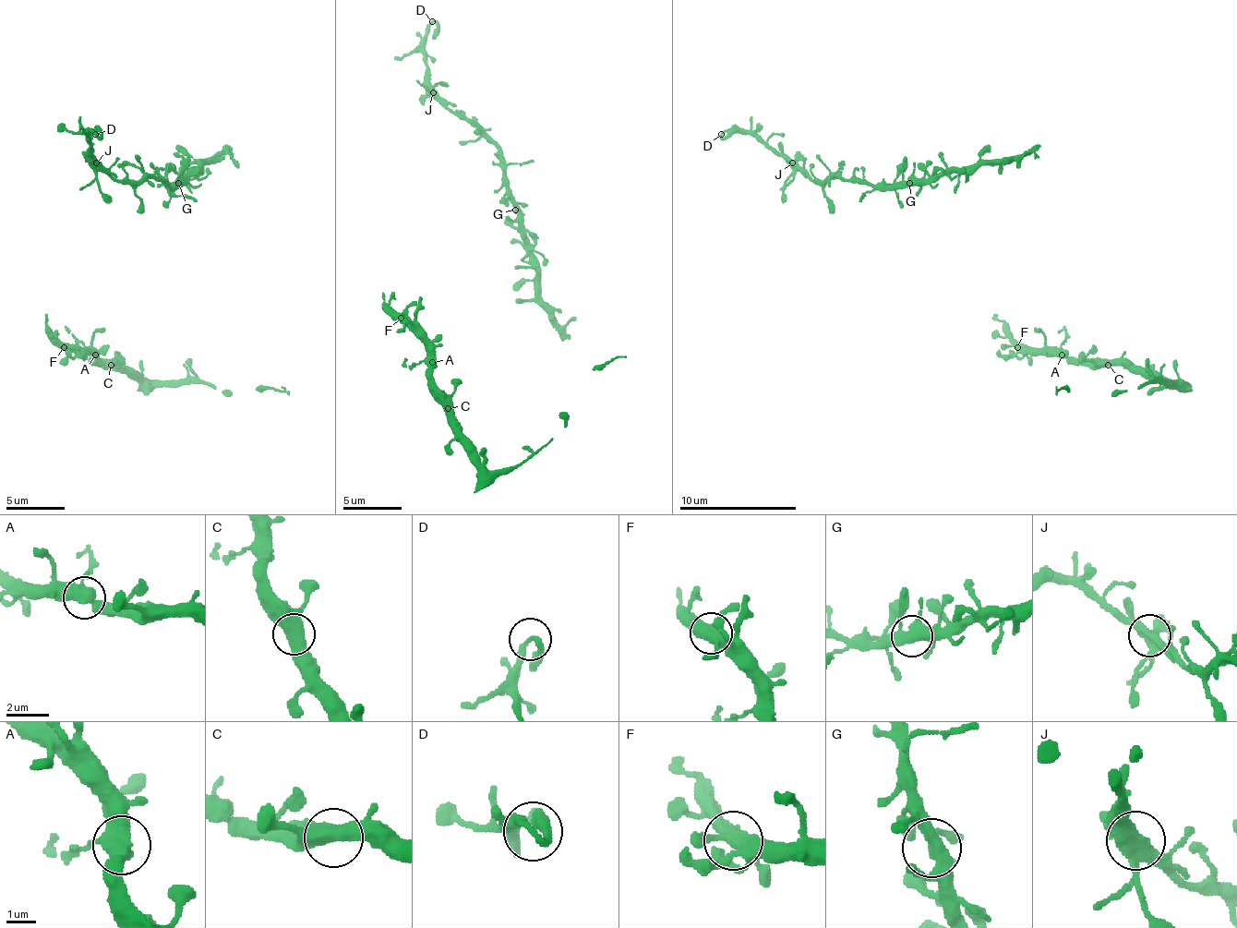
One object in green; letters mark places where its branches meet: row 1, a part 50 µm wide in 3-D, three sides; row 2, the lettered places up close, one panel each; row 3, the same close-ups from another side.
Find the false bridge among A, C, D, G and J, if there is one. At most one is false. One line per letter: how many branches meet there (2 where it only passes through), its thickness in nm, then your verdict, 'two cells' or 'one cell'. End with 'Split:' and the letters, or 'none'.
A: 3 | 480 nm | one cell
C: 3 | 480 nm | one cell
D: 2 | 240 nm | one cell
G: 5 | 440 nm | one cell
J: 4 | 460 nm | one cell
Split: none

